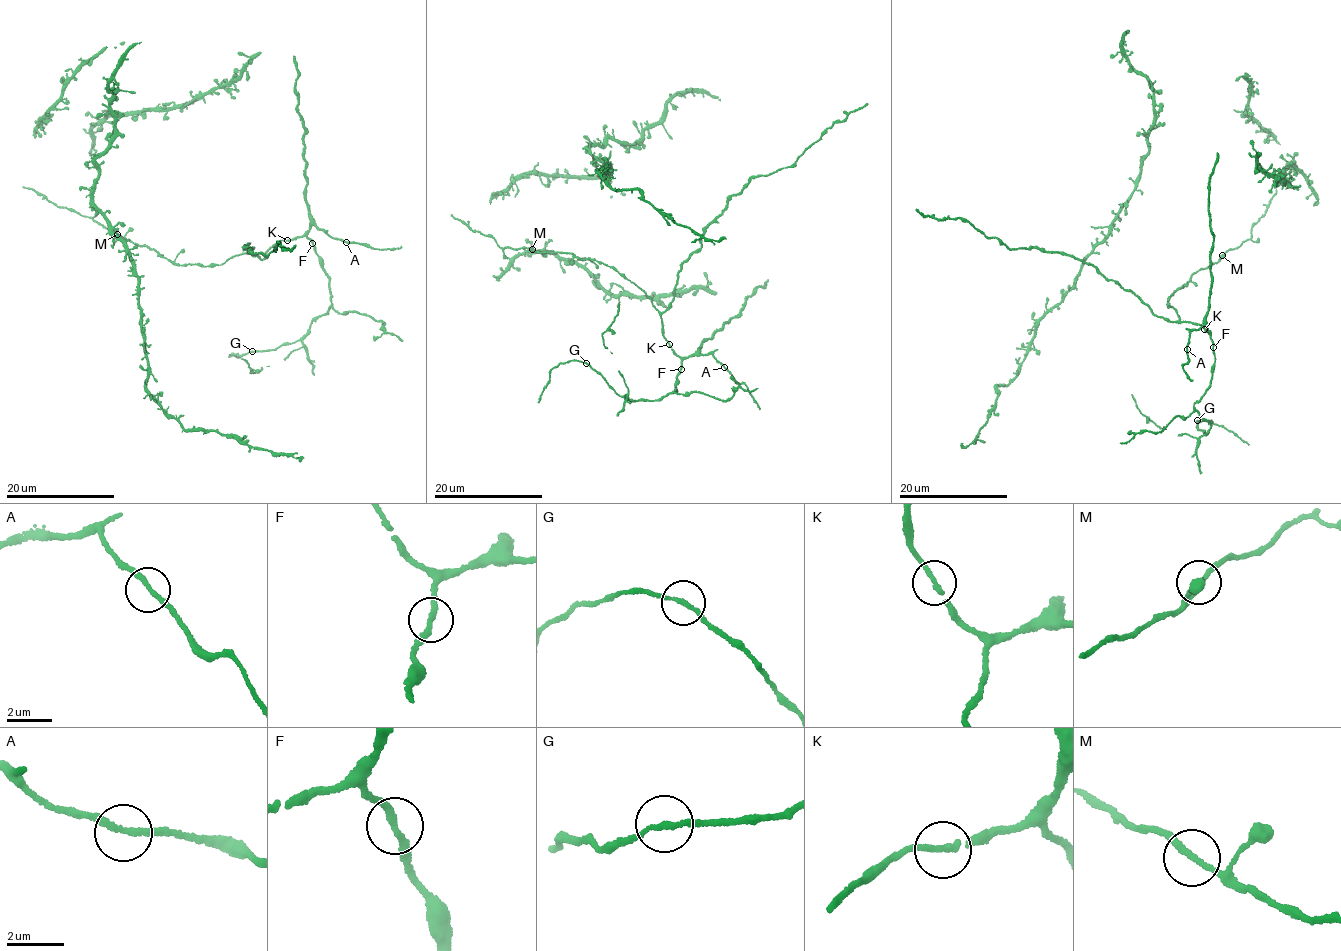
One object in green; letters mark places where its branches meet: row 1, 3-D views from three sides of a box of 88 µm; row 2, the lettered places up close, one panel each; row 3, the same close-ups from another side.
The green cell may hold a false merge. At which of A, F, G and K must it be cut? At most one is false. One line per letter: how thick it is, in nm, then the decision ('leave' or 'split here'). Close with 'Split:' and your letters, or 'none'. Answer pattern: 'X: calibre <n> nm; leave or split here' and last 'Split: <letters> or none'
A: calibre 200 nm; leave
F: calibre 200 nm; leave
G: calibre 180 nm; leave
K: calibre 190 nm; leave
Split: none

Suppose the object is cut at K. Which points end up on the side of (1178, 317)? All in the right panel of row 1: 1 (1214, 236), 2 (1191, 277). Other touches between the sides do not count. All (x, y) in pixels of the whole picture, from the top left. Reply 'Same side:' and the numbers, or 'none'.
Same side: 2

